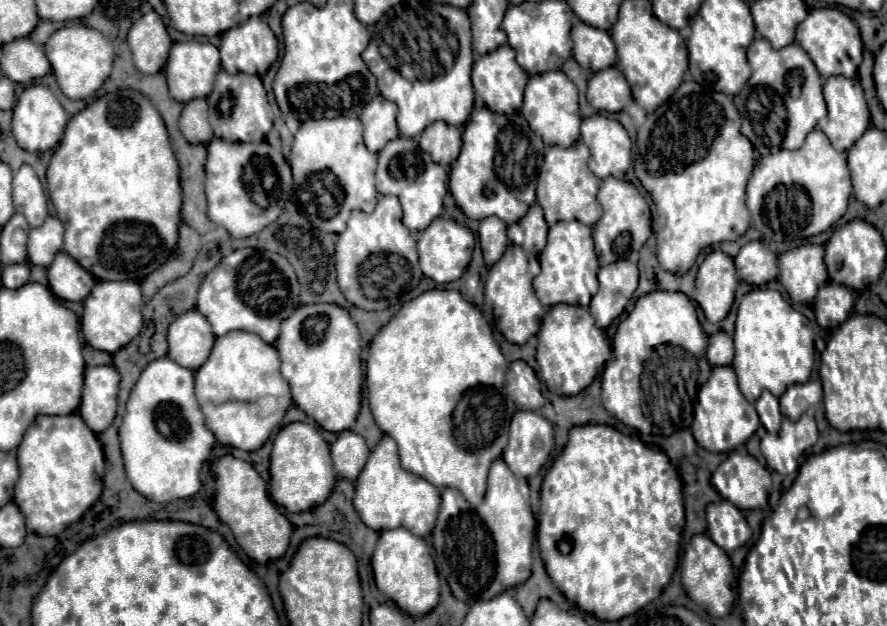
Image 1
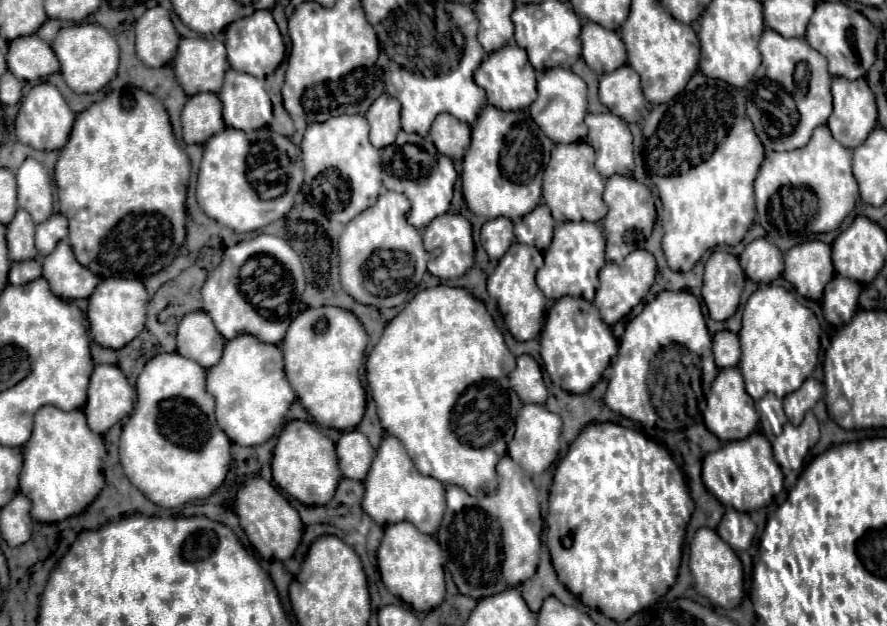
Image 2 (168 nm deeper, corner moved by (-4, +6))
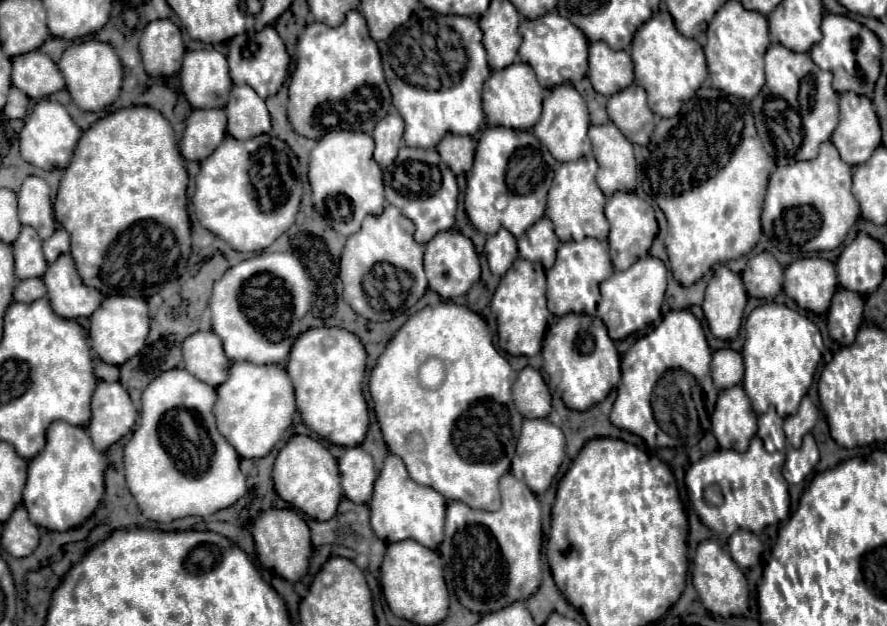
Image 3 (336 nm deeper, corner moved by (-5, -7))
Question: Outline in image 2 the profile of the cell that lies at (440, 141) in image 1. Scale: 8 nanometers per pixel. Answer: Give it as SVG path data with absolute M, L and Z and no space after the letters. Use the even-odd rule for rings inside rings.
M440 114L430 128L430 138L438 152L452 160L462 160L470 146L470 126L452 114Z

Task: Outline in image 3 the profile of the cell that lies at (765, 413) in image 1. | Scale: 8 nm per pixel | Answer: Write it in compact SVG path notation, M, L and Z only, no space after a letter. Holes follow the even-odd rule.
M771 408L765 415L758 418L756 435L763 441L769 452L783 451L785 449L785 433L783 433L783 419Z

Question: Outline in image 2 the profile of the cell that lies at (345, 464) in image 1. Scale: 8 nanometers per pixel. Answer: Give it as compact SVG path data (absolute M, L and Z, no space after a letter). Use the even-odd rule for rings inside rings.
M350 430L350 432L342 432L336 444L336 454L342 476L362 482L370 470L374 448L370 446L368 438L362 432Z

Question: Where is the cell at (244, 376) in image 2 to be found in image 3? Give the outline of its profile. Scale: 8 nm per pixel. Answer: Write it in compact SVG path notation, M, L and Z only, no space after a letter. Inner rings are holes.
M247 361L233 363L227 383L217 387L213 411L219 433L241 457L265 457L291 425L297 411L291 379L279 365L255 365Z

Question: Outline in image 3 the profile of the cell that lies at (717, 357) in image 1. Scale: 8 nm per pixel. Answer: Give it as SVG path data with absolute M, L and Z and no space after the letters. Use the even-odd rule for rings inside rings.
M719 349L713 353L711 377L717 389L727 389L743 381L743 357L733 349Z

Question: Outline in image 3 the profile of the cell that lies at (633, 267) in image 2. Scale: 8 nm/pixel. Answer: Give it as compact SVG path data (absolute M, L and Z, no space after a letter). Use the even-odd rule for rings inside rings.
M643 257L635 261L627 271L615 271L609 279L601 283L601 301L597 305L597 317L603 319L613 341L619 341L649 323L653 323L661 313L661 301L665 297L667 269L661 259Z

